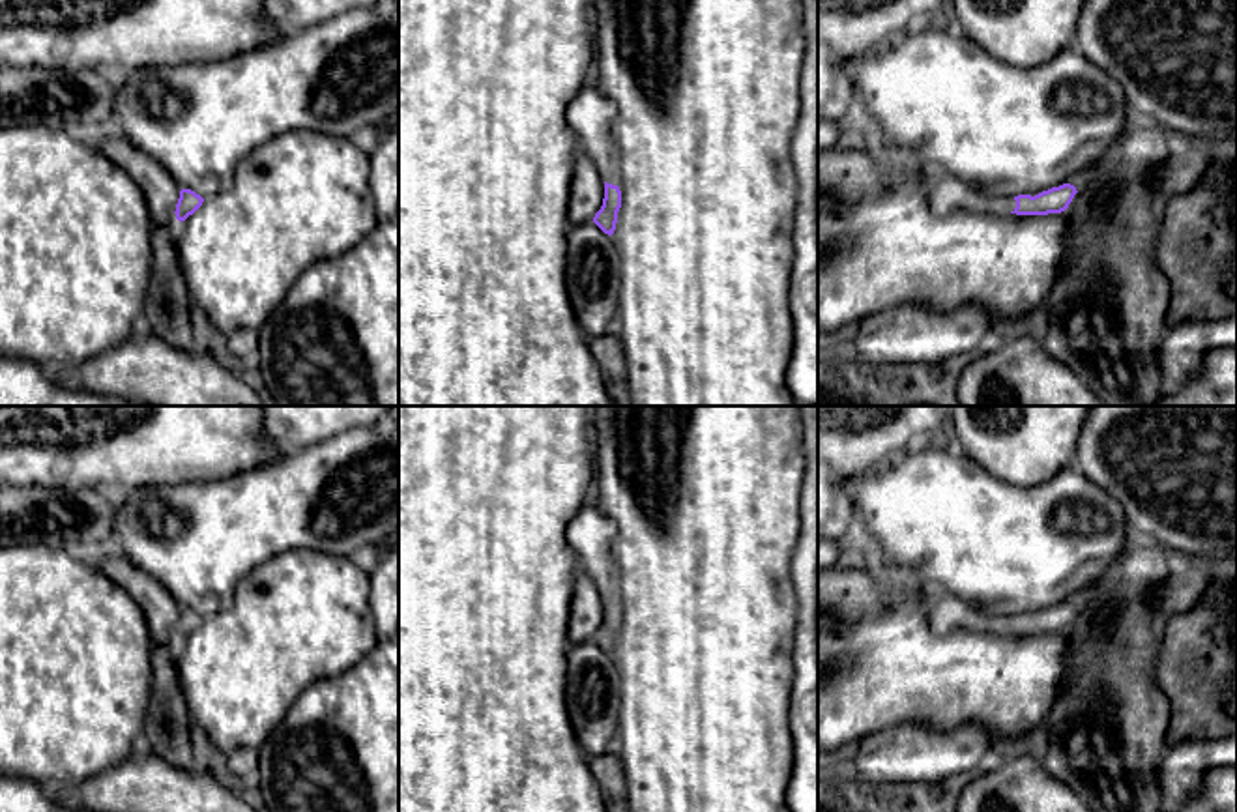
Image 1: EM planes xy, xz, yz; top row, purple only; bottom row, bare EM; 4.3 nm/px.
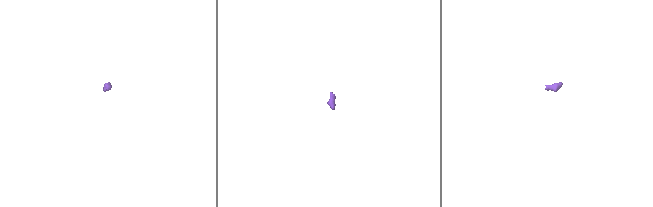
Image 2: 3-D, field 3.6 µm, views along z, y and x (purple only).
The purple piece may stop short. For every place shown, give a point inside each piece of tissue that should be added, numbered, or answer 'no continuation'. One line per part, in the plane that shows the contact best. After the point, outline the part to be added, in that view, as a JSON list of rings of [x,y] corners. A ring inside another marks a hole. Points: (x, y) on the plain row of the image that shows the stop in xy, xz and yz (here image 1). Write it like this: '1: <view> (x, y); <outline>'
1: yz (947, 612); [[[930,591],[924,595],[930,623],[936,632],[945,634],[954,629],[977,632],[1011,632],[1016,627],[1014,616],[988,616],[962,599],[945,591]]]

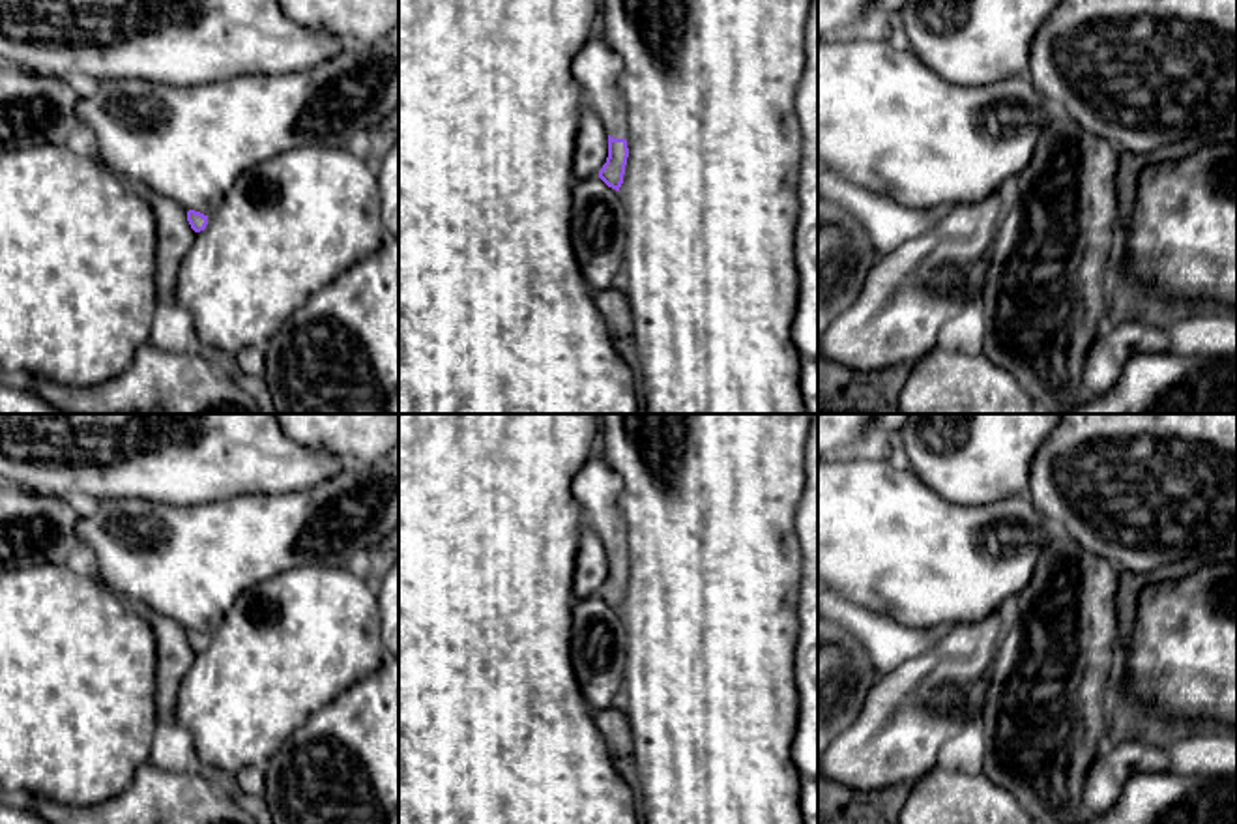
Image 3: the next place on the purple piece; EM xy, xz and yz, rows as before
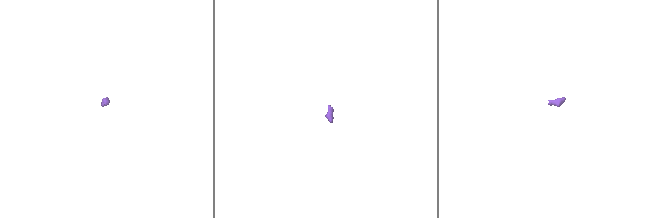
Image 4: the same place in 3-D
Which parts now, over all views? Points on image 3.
1: xz (596, 487); [[[595,455],[573,478],[573,494],[582,506],[586,521],[614,558],[625,558],[623,515],[618,504],[621,489],[623,479],[604,464],[603,457]]]

